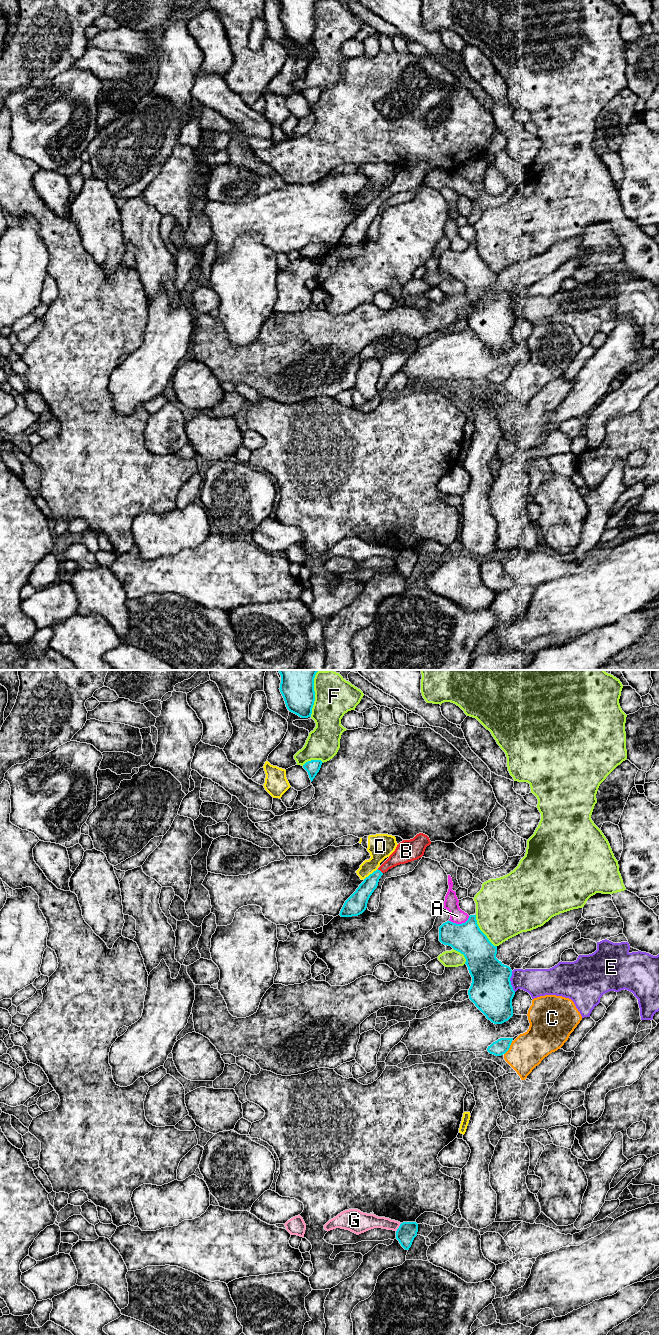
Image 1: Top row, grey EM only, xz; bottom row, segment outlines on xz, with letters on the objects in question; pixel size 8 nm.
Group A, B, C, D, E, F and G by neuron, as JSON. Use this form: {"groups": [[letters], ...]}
{"groups": [["A"], ["B"], ["C"], ["D"], ["E"], ["F"], ["G"]]}

